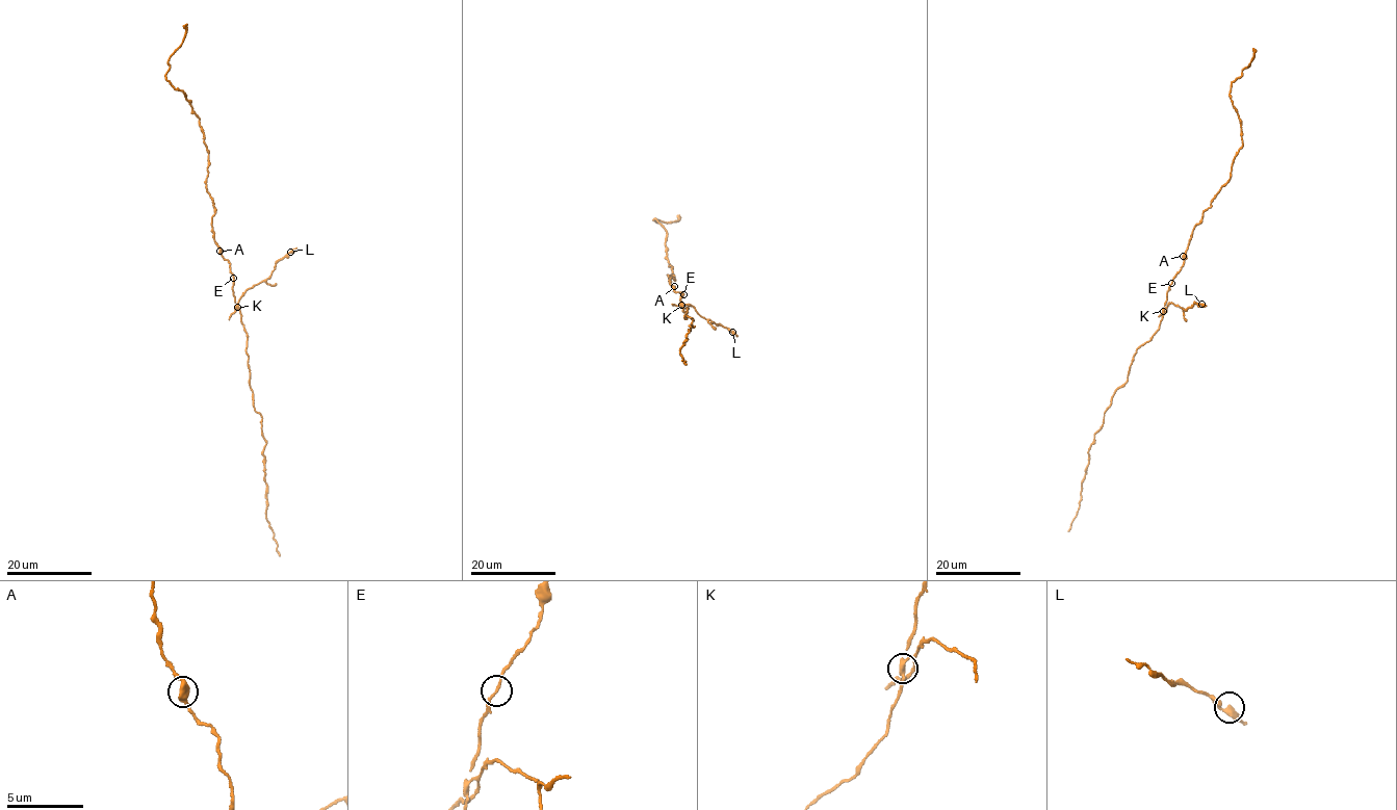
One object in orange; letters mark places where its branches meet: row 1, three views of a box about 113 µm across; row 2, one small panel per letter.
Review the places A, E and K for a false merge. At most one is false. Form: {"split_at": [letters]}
{"split_at": ["K"]}

